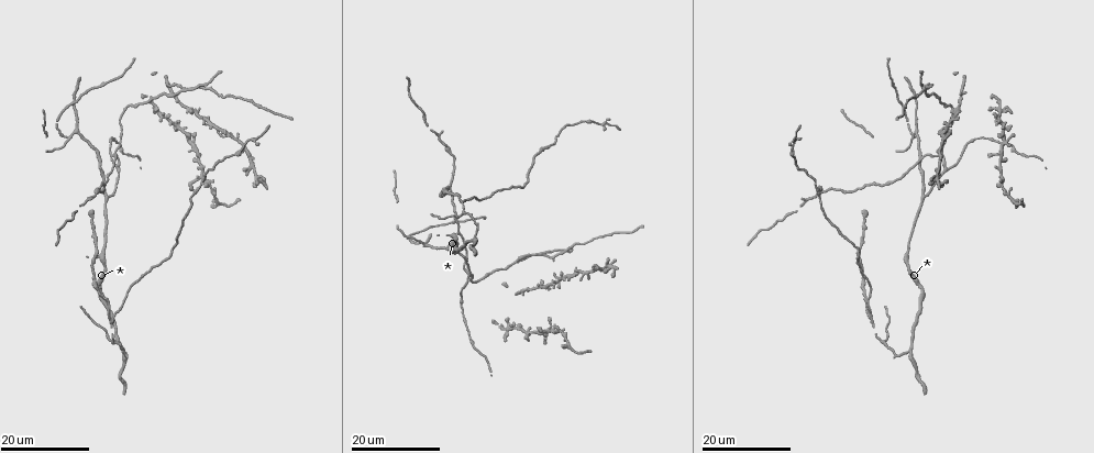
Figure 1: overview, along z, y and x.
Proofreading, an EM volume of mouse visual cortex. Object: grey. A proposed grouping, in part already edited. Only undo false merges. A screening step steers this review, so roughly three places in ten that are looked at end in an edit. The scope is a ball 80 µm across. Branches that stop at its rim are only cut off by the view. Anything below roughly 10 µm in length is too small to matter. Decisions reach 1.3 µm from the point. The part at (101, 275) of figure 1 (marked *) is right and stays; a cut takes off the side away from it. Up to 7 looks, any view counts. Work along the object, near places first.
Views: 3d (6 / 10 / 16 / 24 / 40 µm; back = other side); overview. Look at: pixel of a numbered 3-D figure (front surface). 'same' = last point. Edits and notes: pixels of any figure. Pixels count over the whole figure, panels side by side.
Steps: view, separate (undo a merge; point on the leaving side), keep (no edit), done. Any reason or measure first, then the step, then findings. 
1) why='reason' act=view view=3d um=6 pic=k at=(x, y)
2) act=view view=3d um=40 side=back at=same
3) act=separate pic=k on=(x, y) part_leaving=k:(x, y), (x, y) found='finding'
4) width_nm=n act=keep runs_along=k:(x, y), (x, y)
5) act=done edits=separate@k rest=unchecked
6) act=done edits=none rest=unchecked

why='side arm on a straight run' act=view view=3d um=24 pic=1 at=(113, 321)

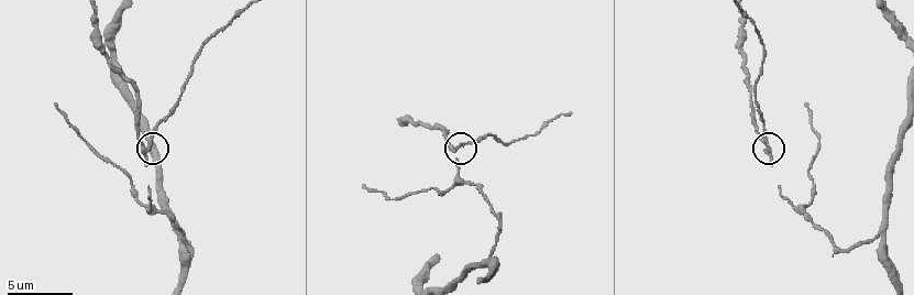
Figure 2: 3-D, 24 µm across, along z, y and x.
act=view view=3d um=10 pic=2 at=(146, 149)

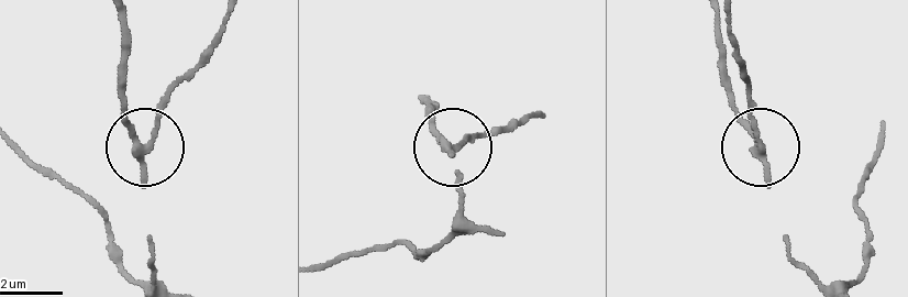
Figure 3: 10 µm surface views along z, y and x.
side_arm_um=30 act=separate pic=3 on=(125, 117) part_leaving=3:(143, 152), (128, 107), (120, 12) found='a second neuron is stuck on'

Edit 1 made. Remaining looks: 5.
act=view view=overview

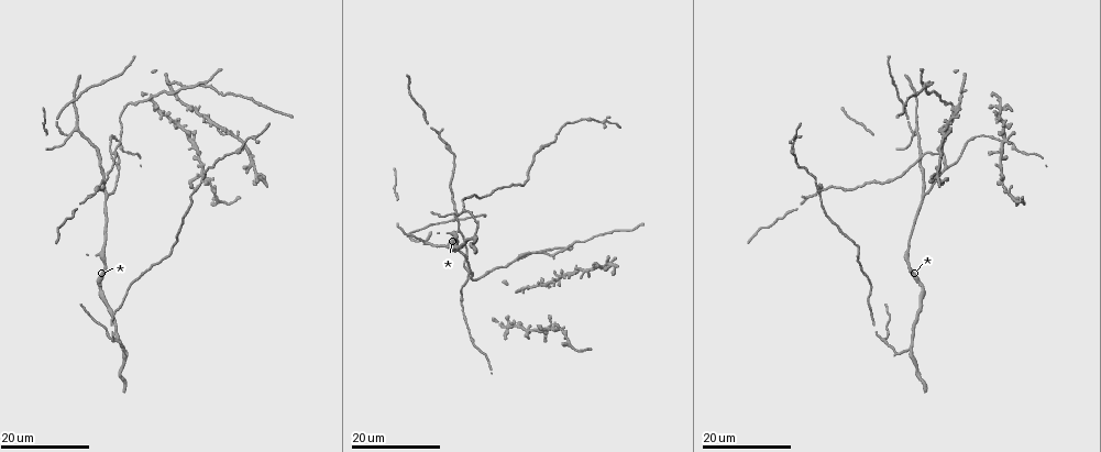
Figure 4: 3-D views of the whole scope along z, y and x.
why='arms part here' act=view view=3d um=24 pic=4 at=(109, 193)

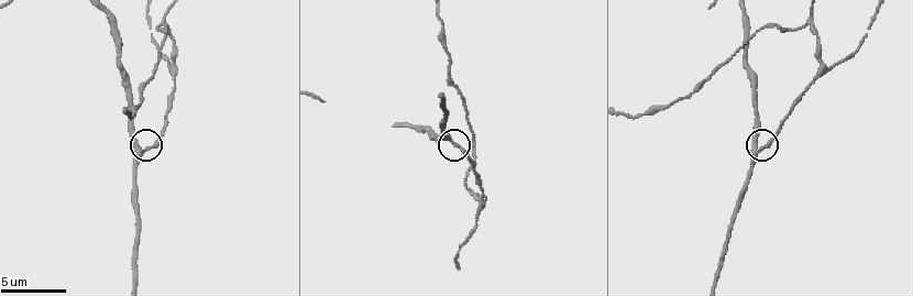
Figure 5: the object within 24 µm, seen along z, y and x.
why='closer look' act=view view=3d um=6 pic=5 at=(142, 152)

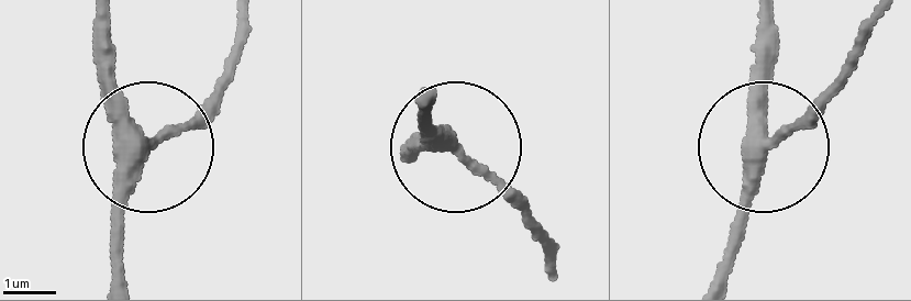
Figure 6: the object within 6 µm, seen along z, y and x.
why='from behind' act=view view=3d um=6 side=back pic=6 at=(768, 140)

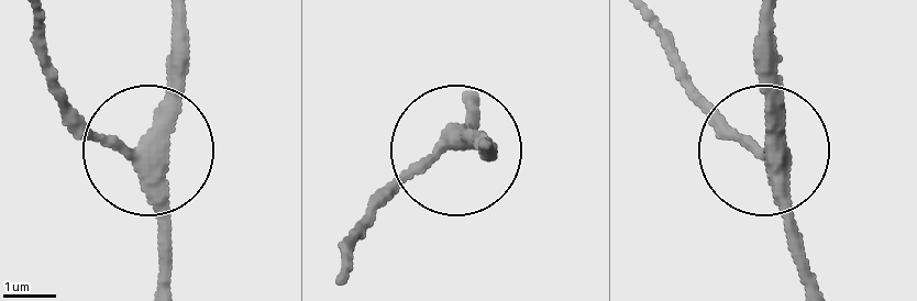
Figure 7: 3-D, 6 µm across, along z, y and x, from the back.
side_arm_um=53 act=keep runs_along=7:(157, 278), (148, 133), (179, 33) found='continuous, no second neuron'

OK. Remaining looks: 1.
act=done edits=separate@3 rest=unchecked

